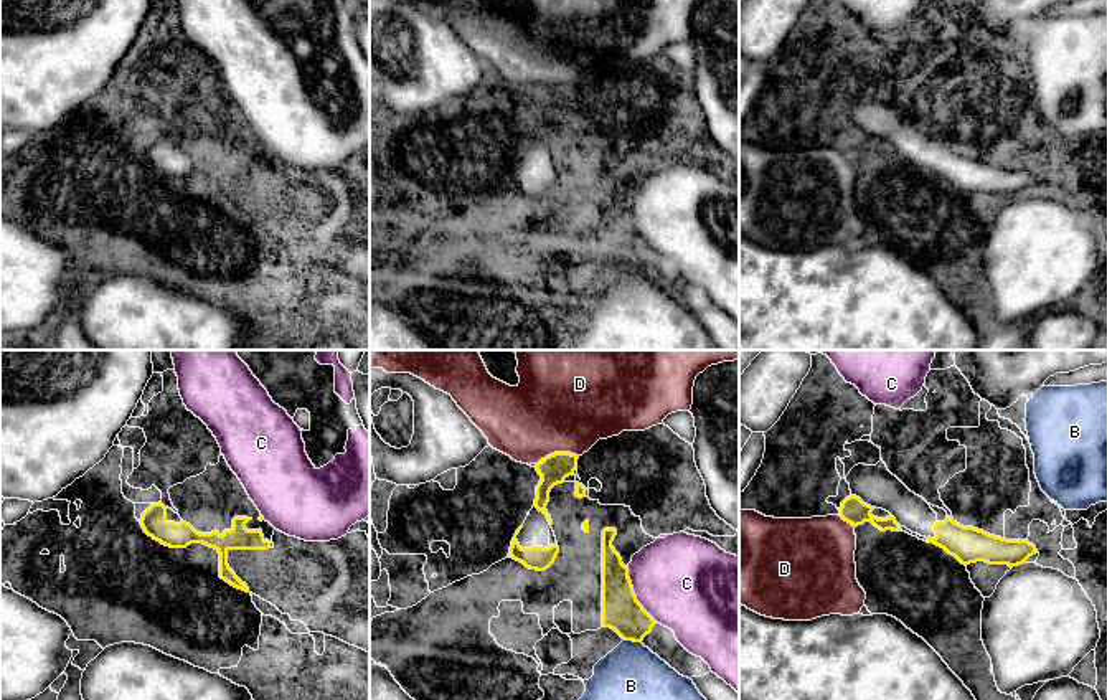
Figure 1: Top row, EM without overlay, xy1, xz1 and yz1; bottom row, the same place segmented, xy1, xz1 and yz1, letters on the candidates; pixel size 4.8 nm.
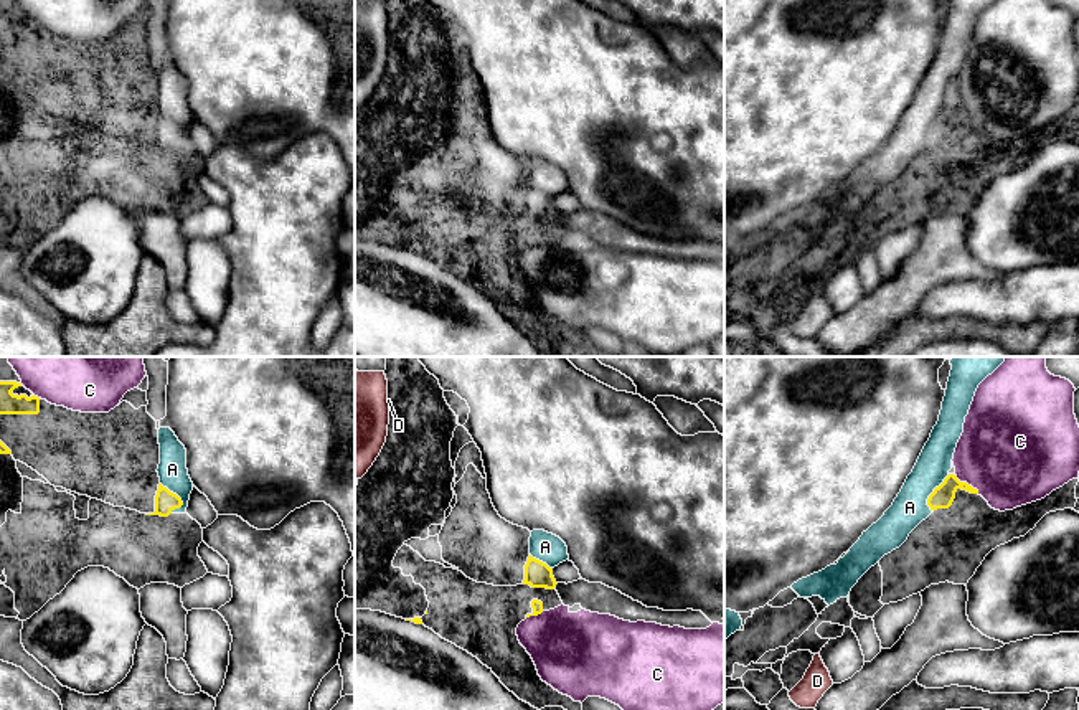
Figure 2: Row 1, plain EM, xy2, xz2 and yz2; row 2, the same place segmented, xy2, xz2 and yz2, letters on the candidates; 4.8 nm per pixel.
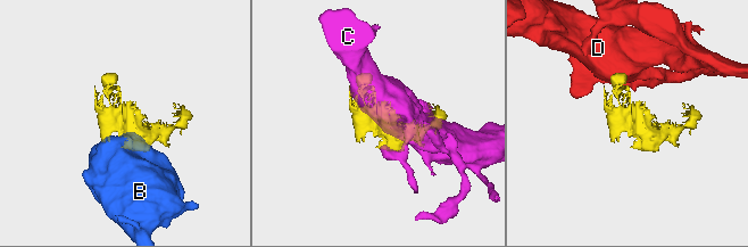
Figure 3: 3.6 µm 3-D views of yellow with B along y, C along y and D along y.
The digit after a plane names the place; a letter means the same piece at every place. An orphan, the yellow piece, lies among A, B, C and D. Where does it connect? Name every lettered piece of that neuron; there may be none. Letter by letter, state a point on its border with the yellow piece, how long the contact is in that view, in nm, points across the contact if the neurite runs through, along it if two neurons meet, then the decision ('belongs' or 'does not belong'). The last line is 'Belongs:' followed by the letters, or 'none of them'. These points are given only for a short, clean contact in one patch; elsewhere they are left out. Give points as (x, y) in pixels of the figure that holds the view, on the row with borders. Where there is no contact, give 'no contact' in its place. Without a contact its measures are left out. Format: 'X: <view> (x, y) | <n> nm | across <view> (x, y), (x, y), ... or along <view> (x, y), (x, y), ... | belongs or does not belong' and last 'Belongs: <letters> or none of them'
A: xy2 (175, 494) | 160 nm | along xy2 (160, 482), (180, 499), (182, 506), (179, 509) | does not belong
B: xz1 (632, 639) | 90 nm | along xz1 (624, 639), (640, 643) | does not belong
C: xz1 (634, 595) | 320 nm | does not belong
D: xz1 (556, 453) | 220 nm | along xz1 (578, 454), (550, 453), (537, 464) | does not belong
Belongs: none of them

